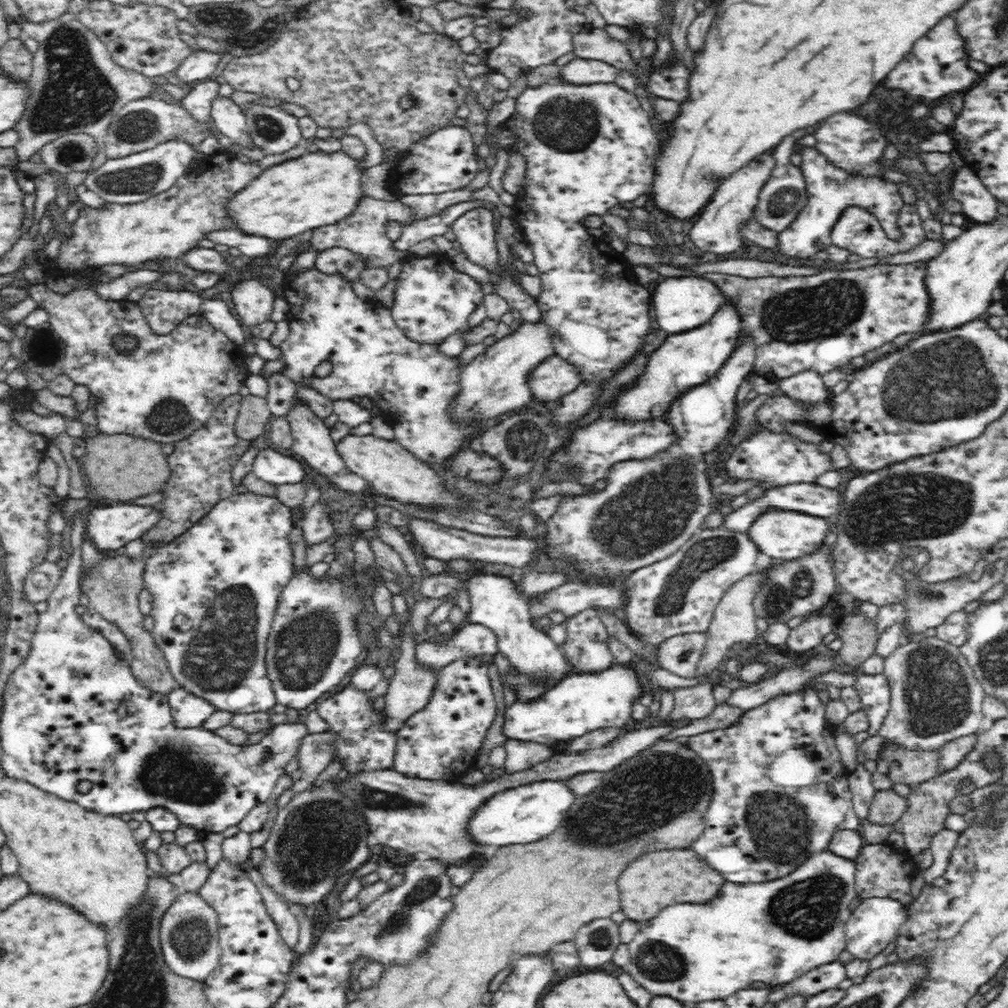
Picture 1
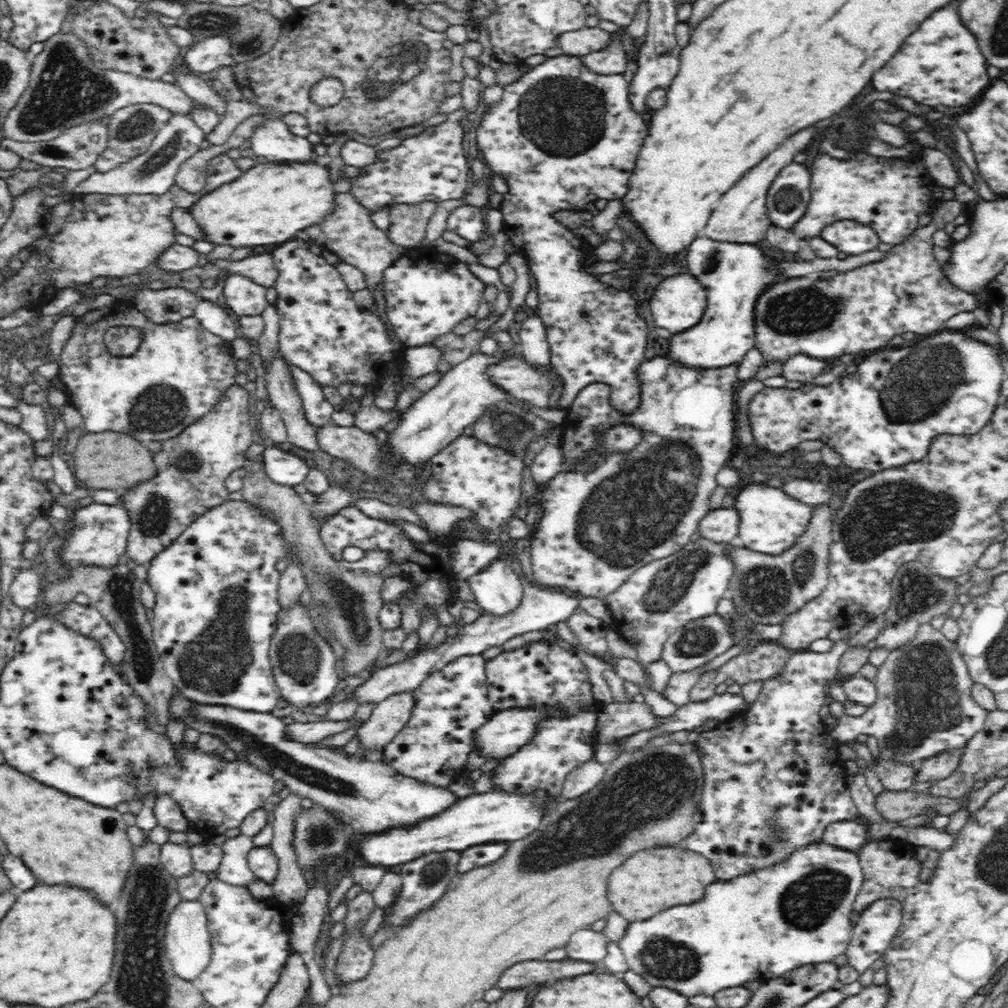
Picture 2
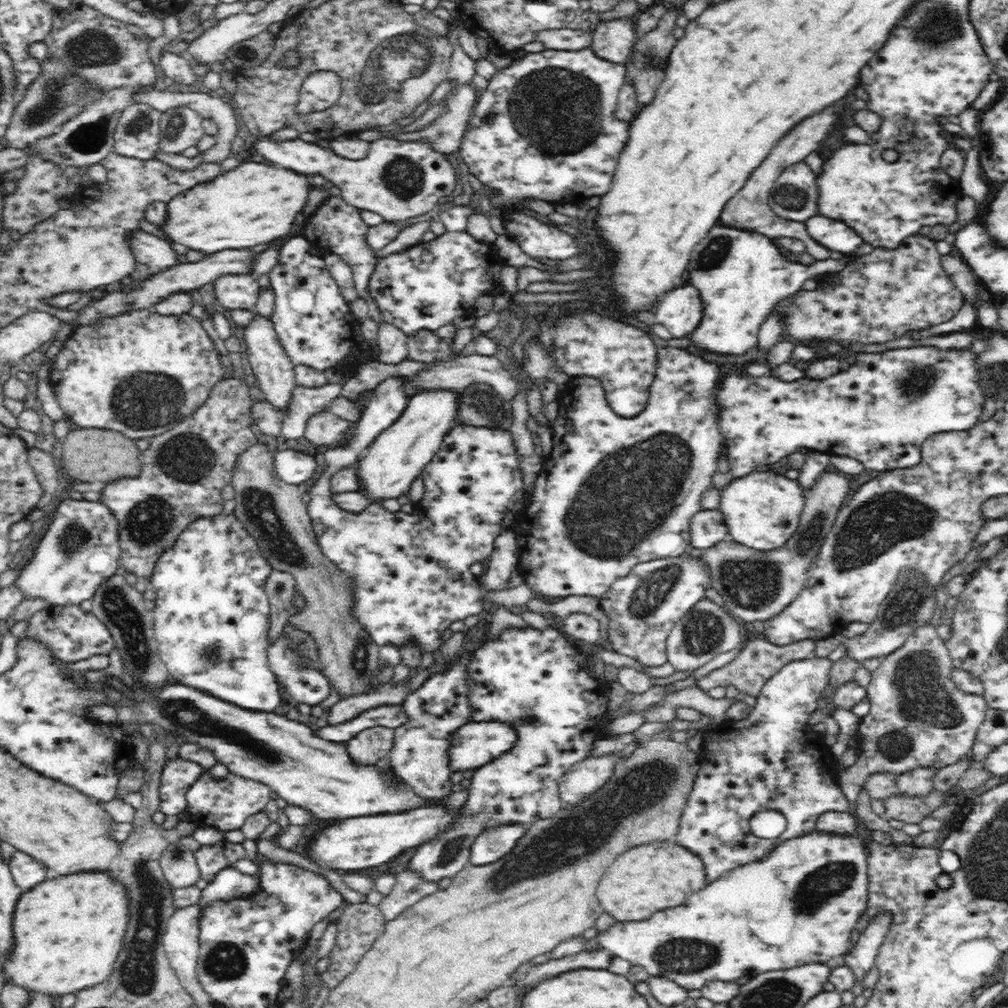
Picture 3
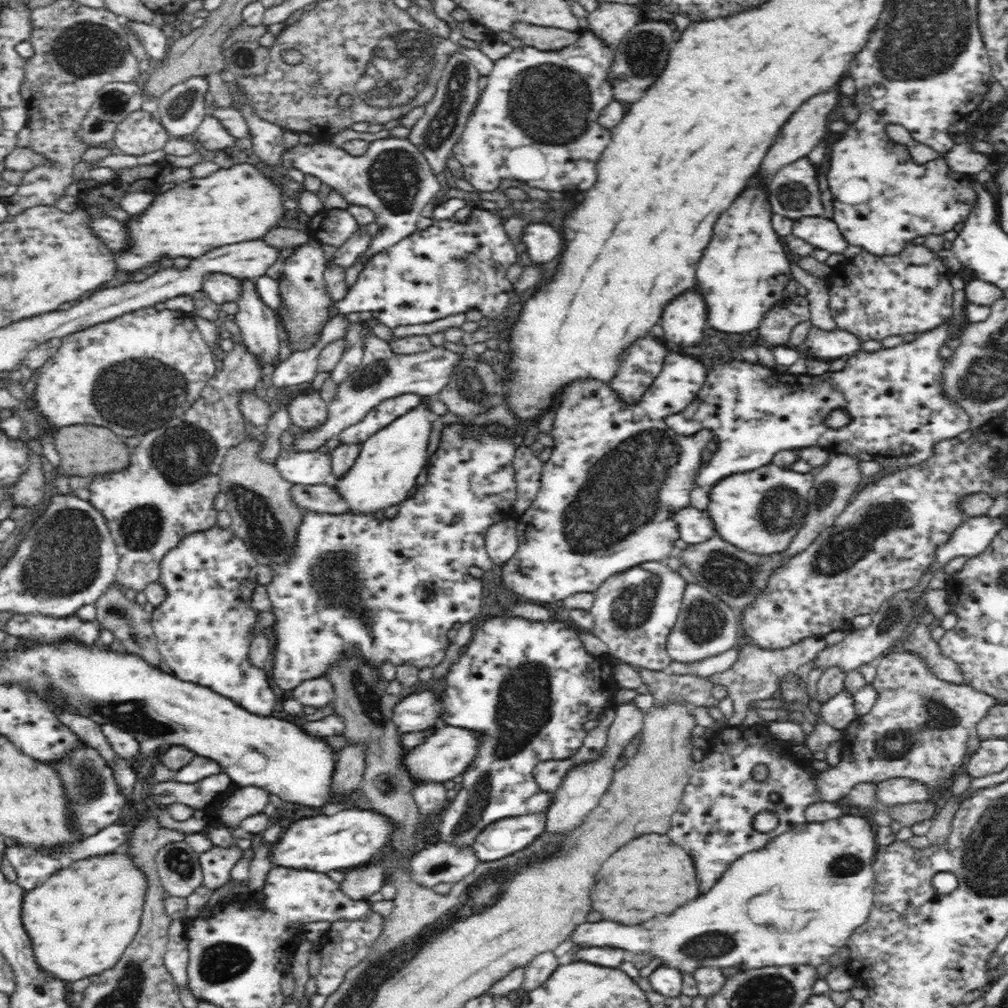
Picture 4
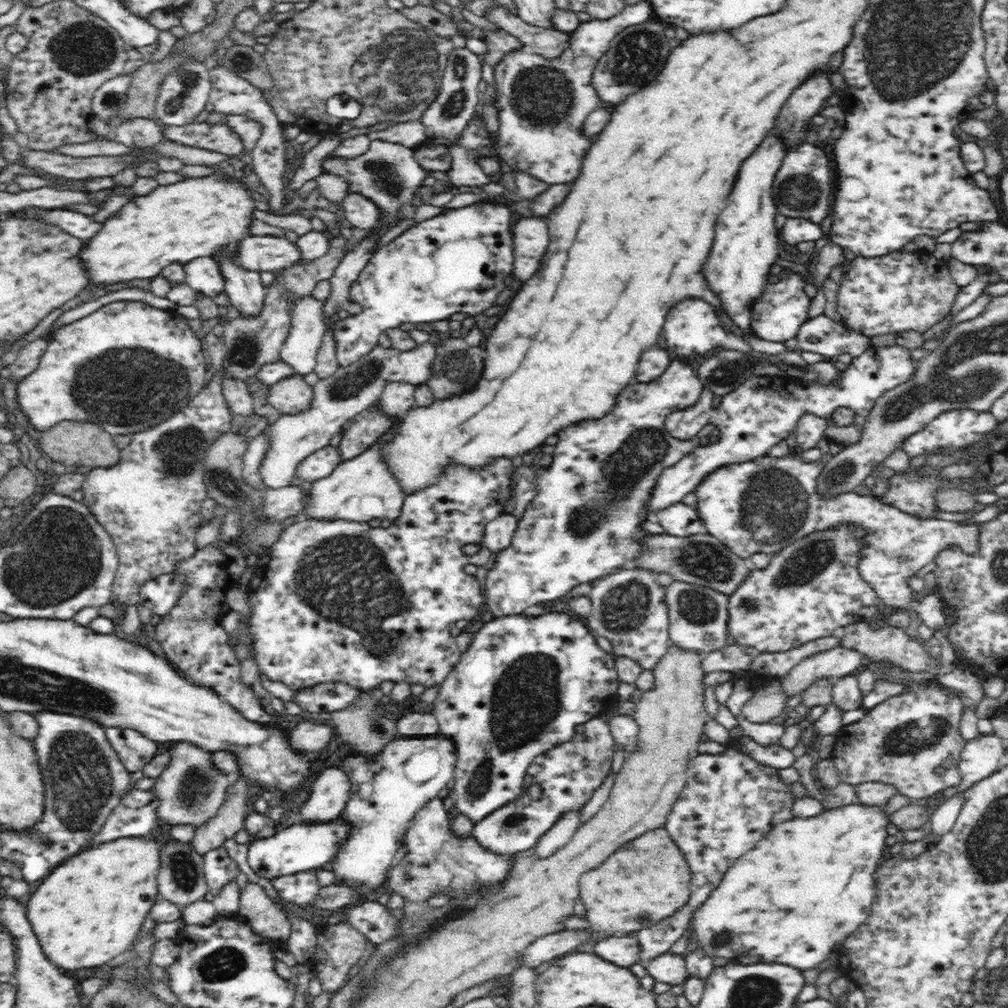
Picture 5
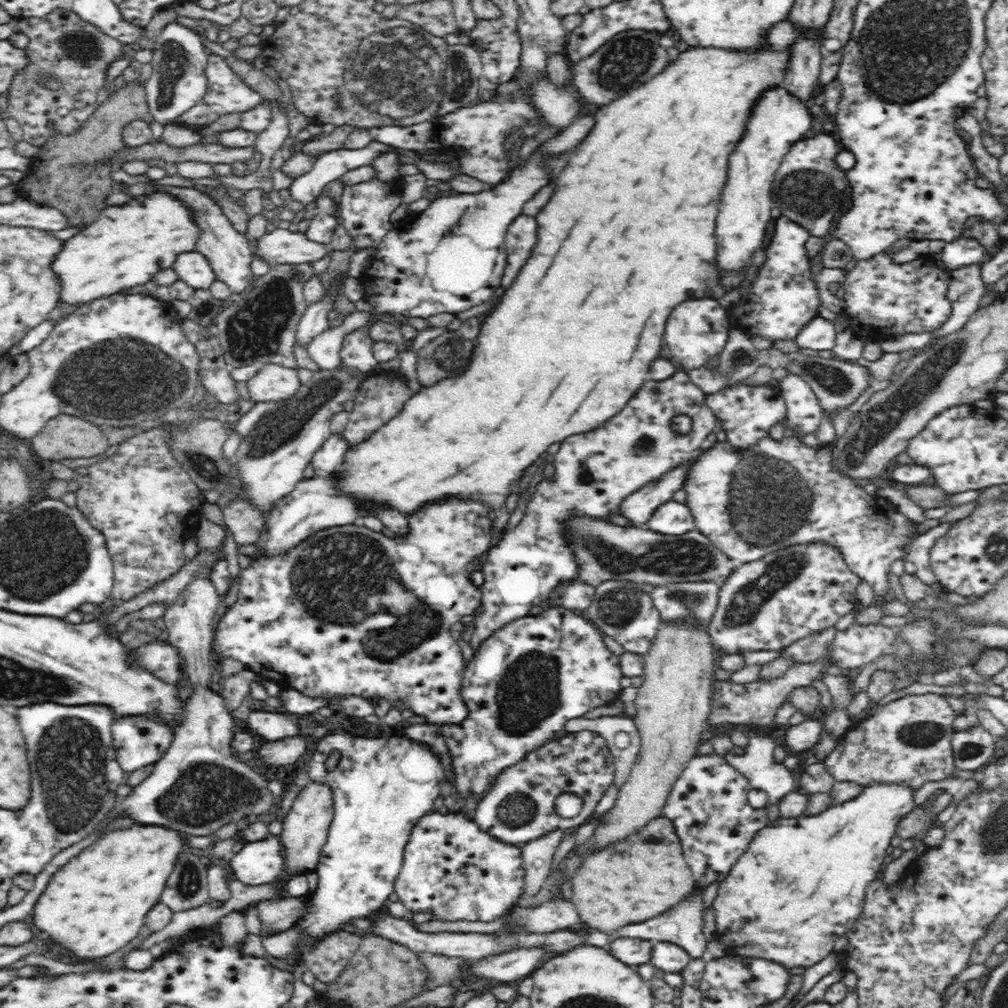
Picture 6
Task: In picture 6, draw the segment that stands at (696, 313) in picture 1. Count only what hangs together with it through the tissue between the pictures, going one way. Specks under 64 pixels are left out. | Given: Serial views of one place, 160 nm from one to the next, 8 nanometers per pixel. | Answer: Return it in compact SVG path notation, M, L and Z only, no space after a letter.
M708 298L688 300L676 306L676 310L672 310L668 318L666 334L664 334L664 342L672 354L670 360L676 360L677 367L686 372L706 367L708 362L719 356L721 350L726 347L728 338L729 326L726 320L726 310L716 300L708 300Z

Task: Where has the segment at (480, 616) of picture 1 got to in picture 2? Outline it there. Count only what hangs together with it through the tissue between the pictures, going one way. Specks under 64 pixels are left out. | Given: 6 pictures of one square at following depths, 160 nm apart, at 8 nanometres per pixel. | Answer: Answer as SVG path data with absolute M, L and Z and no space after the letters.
M502 559L492 562L484 570L473 574L466 579L466 582L468 582L468 588L474 596L476 606L482 610L485 617L500 618L514 612L520 606L524 594L524 583L520 581L518 574L512 569L511 563Z

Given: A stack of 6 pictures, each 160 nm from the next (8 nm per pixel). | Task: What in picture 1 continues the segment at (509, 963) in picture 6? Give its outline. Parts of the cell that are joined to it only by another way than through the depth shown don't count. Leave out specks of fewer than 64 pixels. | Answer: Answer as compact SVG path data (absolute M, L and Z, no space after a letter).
M830 850L809 857L805 862L800 864L798 870L792 872L790 878L782 878L776 882L766 882L766 884L748 884L748 886L736 886L734 882L726 882L724 890L720 892L718 898L714 898L708 904L672 904L668 908L664 908L656 918L652 918L650 922L640 922L640 930L635 934L633 939L627 944L629 950L629 962L622 968L640 984L644 986L650 994L656 996L668 996L681 1003L684 1002L708 1002L708 1000L724 1000L731 997L738 990L750 988L754 982L764 982L768 984L768 988L772 986L791 985L796 978L803 977L806 972L818 968L820 966L836 961L840 953L847 948L845 939L845 926L850 918L850 904L856 898L855 889L855 872L856 865L852 860L840 858Z

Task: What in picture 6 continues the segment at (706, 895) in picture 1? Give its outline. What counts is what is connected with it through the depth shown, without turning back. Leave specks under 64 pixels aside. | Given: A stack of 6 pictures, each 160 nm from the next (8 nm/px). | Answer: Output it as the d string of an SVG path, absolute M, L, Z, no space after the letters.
M662 816L648 822L631 836L616 846L608 846L608 850L600 850L600 854L588 854L584 866L572 878L572 902L578 916L604 934L666 912L688 896L695 884L688 863L684 862L680 837L668 818Z

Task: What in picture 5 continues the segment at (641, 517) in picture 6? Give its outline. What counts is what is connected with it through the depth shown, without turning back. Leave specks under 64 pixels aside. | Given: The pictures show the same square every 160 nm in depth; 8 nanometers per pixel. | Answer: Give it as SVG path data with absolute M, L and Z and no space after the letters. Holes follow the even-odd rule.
M891 343L890 348L868 348L864 354L854 357L835 385L808 383L784 373L779 376L753 376L724 396L716 396L712 390L704 389L696 404L666 417L666 429L674 438L688 440L706 424L714 424L718 426L720 439L716 444L699 445L692 450L692 454L684 456L682 462L676 462L674 468L663 470L655 485L656 494L652 494L652 500L648 501L648 516L680 502L682 496L694 492L694 488L698 488L700 482L716 469L763 457L774 444L788 440L788 436L796 430L798 418L806 412L826 419L824 437L830 442L852 444L858 441L862 424L866 422L876 398L908 380L914 370L916 362L910 360L908 349ZM843 409L854 411L854 420L850 424L843 425L841 422L839 416Z

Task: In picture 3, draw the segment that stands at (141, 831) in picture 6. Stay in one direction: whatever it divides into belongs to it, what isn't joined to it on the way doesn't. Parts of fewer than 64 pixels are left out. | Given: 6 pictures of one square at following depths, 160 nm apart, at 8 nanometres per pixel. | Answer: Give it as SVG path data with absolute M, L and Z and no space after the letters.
M74 874L54 878L34 886L30 892L22 893L12 913L11 935L14 946L5 954L2 965L5 985L59 1000L66 994L78 994L102 984L112 972L128 922L124 894L124 888L114 884L104 874Z

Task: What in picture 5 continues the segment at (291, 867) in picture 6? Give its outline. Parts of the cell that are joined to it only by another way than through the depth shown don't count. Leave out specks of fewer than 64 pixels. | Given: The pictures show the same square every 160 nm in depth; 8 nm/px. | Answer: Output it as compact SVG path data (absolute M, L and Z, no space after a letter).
M339 767L325 768L309 788L308 798L299 808L300 824L330 824L336 821L351 798L351 779Z

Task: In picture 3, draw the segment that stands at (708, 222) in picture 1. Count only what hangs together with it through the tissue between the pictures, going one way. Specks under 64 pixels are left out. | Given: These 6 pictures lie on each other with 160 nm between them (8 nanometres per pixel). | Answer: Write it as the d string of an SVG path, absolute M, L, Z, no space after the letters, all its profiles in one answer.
M826 110L824 114L818 114L816 118L808 118L808 122L802 122L800 126L796 126L796 130L792 130L792 134L784 136L776 146L774 150L770 152L770 156L750 174L750 178L746 180L744 188L740 188L728 202L726 206L722 208L722 214L718 218L718 224L722 224L724 229L734 228L734 230L744 230L746 232L760 234L770 240L778 239L782 237L798 238L806 244L806 250L810 256L814 256L816 261L826 261L828 258L832 258L831 250L828 250L826 246L822 246L820 242L814 242L809 237L806 224L796 224L792 221L784 221L776 214L773 213L769 206L770 193L772 187L775 185L776 179L783 173L783 170L794 164L794 162L800 162L804 160L810 152L814 152L818 148L818 142L824 140L824 136L828 134L830 130L830 124L834 122L834 114L832 110Z

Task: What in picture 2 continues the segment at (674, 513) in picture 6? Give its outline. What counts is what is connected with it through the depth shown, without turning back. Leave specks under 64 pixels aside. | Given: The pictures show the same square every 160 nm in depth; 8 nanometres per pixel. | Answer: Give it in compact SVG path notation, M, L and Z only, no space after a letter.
M736 507L711 510L699 522L699 534L716 542L735 542L740 526L740 511Z

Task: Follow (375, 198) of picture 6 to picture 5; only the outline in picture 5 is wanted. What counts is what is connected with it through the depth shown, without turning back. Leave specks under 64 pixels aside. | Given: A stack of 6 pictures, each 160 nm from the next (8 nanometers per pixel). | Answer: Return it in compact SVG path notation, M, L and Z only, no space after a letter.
M349 191L341 204L344 210L340 215L350 222L352 227L368 232L381 222L381 211L376 202L368 199L364 194Z

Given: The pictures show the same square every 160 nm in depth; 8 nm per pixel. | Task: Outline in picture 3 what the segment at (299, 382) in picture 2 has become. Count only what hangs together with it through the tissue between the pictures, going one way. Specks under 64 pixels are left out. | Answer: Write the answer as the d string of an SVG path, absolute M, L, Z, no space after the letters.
M346 373L343 380L324 384L318 389L296 386L292 394L290 410L281 414L282 439L298 440L298 438L302 438L306 432L306 426L308 426L308 418L314 414L328 411L332 400L340 396L344 380L349 376Z

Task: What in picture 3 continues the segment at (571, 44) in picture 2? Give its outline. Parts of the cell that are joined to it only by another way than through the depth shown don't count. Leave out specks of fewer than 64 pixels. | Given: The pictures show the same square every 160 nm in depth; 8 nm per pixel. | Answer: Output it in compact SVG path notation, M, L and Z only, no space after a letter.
M558 29L546 30L536 34L538 41L548 50L584 50L592 46L591 30Z

